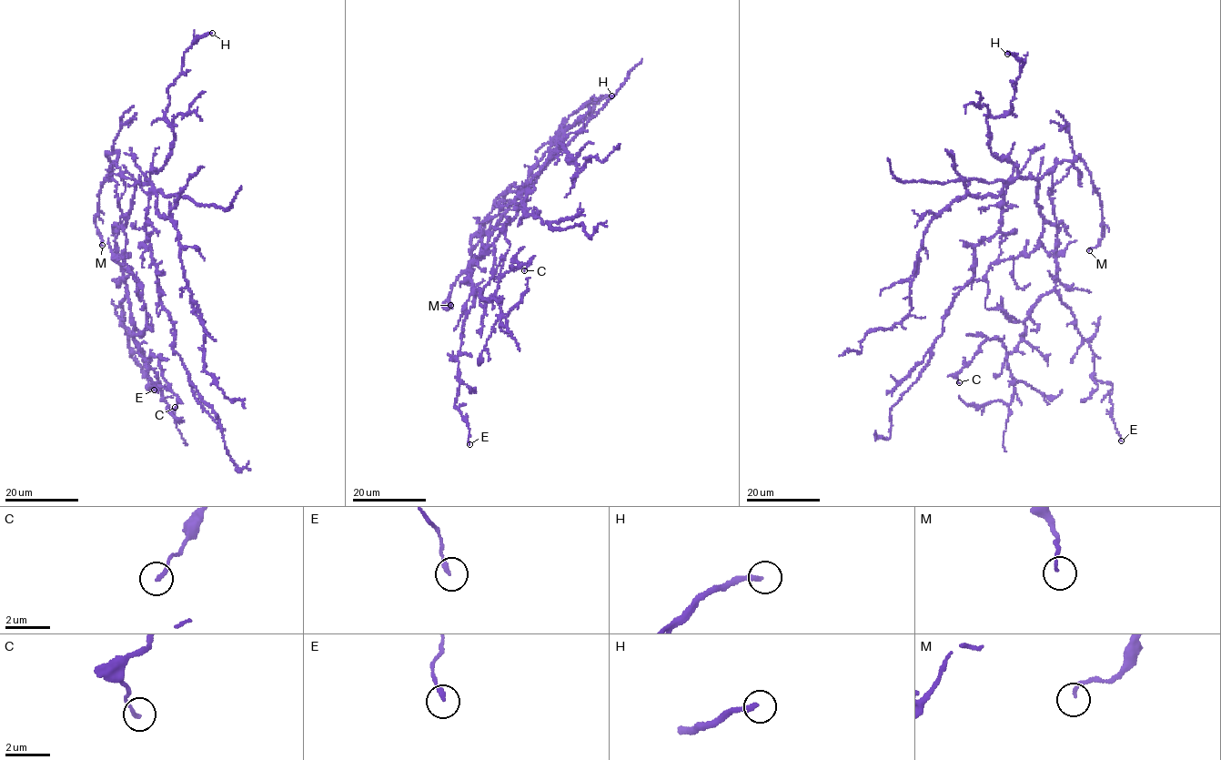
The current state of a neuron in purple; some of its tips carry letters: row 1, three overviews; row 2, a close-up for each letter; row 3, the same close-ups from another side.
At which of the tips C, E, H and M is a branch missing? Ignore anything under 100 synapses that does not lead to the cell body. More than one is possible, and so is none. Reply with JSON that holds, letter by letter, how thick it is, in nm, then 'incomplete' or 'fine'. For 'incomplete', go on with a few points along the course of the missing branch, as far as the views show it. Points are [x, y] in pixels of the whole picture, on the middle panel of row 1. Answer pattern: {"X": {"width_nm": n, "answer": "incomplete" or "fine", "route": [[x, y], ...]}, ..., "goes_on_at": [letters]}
{"C": {"width_nm": 150, "answer": "fine"}, "E": {"width_nm": 200, "answer": "fine"}, "H": {"width_nm": 240, "answer": "fine"}, "M": {"width_nm": 110, "answer": "fine"}, "goes_on_at": []}

